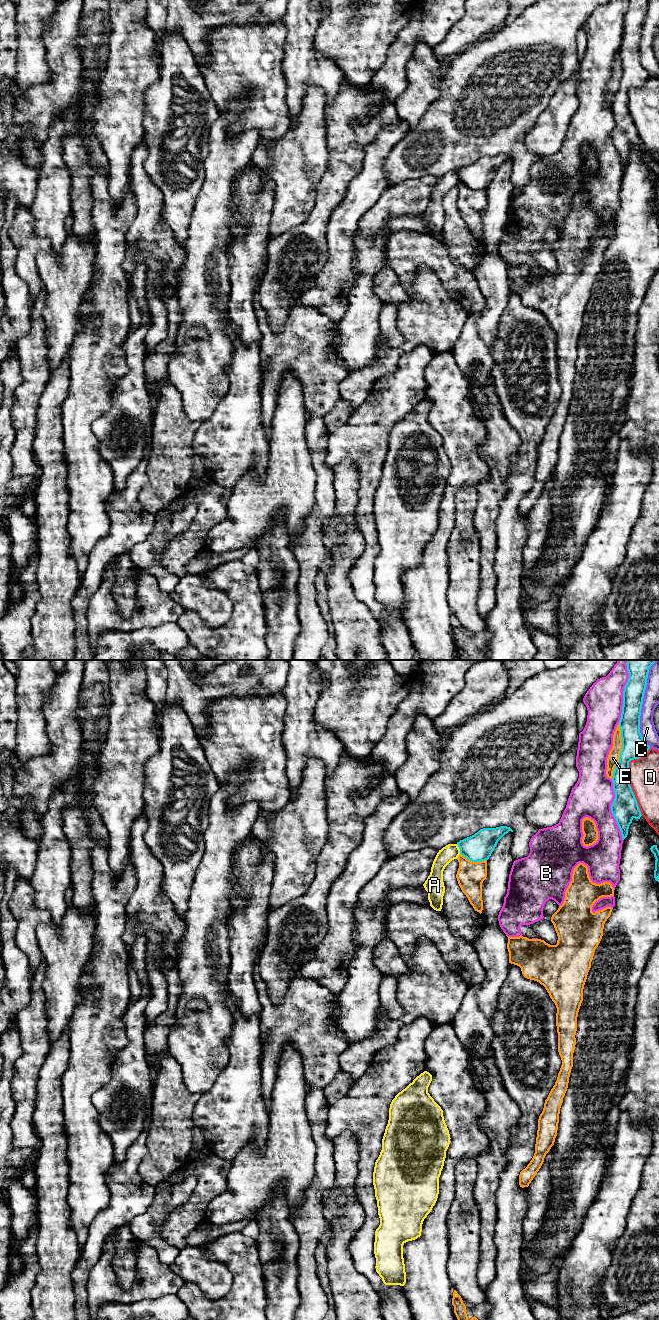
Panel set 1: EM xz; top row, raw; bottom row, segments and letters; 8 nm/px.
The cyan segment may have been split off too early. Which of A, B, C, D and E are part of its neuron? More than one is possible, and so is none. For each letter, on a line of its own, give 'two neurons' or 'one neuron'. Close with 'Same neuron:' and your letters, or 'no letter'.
A: two neurons
B: two neurons
C: two neurons
D: two neurons
E: two neurons
Same neuron: no letter

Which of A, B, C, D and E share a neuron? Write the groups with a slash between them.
A / B / C / D / E

